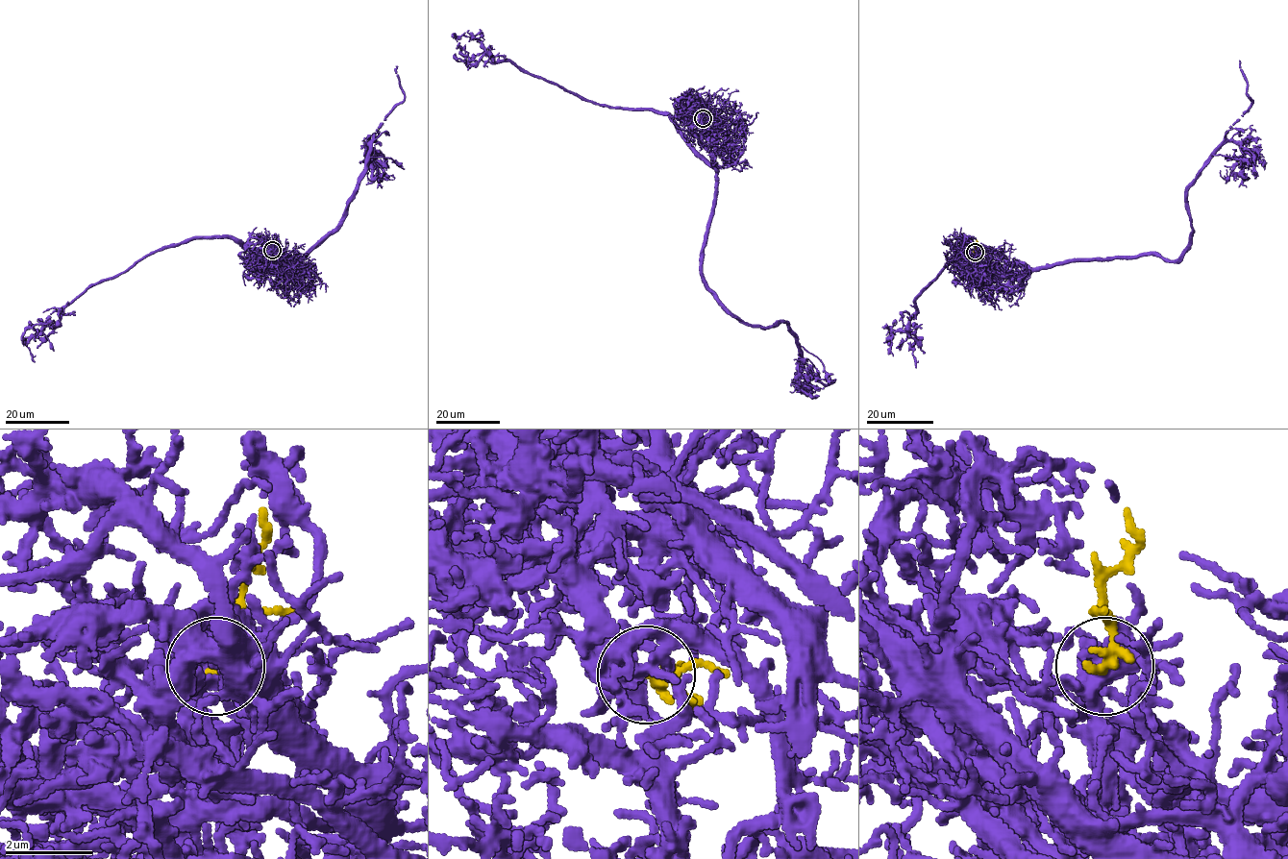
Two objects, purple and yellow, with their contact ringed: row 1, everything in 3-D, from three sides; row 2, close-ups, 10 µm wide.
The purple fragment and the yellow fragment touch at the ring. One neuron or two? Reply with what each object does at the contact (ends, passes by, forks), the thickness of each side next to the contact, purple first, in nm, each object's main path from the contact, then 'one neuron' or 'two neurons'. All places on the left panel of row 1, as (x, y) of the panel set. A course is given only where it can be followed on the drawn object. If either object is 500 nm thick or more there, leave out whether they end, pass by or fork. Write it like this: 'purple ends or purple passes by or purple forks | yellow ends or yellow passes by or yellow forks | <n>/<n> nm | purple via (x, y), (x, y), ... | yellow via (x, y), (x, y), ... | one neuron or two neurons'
purple forks | yellow ends | 400/320 nm | purple via (271, 251), (281, 270), (271, 256), (299, 259), (334, 231), (373, 134), (404, 100), (397, 65) | yellow via (272, 251), (276, 238) | one neuron

